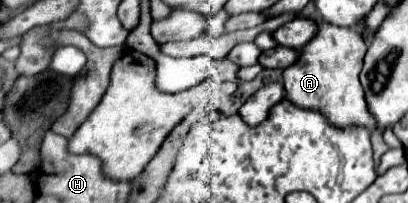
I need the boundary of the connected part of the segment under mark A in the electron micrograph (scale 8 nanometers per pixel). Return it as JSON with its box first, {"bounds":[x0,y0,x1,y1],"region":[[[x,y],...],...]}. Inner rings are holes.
{"bounds":[284,21,376,131],"region":[[[320,21],[318,35],[302,47],[302,57],[288,69],[284,69],[284,99],[290,103],[322,113],[332,127],[364,127],[372,131],[376,119],[368,111],[364,89],[360,85],[360,71],[366,55],[366,43],[352,27],[332,27]]]}

